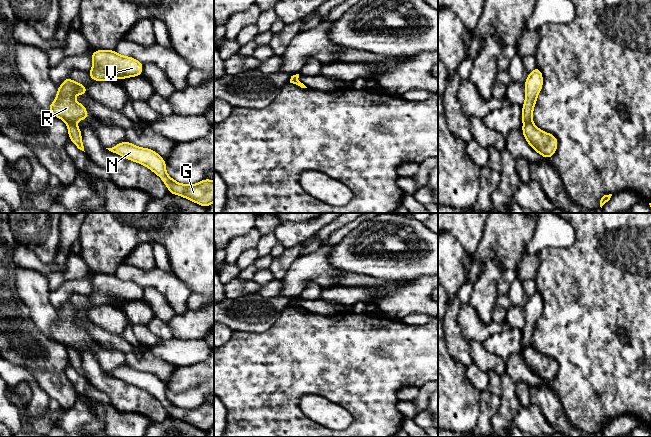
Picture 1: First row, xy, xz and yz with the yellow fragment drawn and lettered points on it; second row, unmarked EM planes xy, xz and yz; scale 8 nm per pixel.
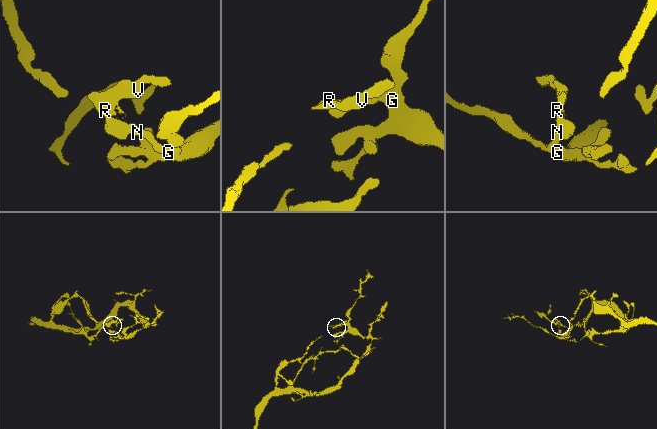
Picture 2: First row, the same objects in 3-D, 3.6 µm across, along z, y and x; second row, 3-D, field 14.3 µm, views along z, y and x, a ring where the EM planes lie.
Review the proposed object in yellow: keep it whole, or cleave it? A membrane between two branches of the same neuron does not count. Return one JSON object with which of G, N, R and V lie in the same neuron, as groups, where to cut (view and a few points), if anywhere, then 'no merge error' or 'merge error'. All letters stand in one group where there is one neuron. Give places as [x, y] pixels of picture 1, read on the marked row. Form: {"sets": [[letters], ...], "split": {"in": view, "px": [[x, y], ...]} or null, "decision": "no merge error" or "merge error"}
{"sets": [["G", "N"], ["R", "V"]], "split": {"in": "xy", "px": [[74, 123], [67, 124]]}, "decision": "merge error"}

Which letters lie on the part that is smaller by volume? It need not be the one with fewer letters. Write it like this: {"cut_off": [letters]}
{"cut_off": ["R", "V"]}

